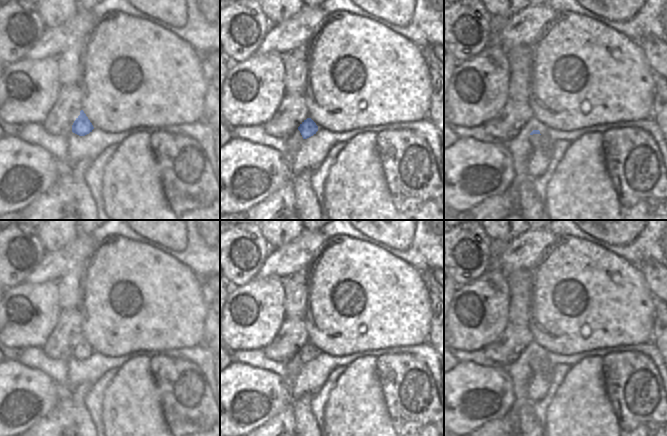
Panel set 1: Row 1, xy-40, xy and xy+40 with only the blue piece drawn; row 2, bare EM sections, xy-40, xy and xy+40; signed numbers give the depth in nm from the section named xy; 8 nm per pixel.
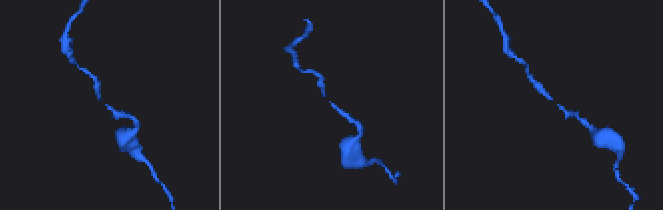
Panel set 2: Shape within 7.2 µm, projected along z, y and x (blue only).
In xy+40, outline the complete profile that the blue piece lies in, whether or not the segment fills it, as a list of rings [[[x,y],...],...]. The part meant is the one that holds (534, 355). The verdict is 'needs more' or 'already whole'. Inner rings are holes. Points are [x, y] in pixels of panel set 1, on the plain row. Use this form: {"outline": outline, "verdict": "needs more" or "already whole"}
{"outline": [[[533,354],[530,357],[530,359],[531,360],[529,362],[529,365],[530,365],[532,371],[535,373],[535,372],[537,372],[539,370],[542,360],[540,359],[540,355],[539,354]]], "verdict": "needs more"}

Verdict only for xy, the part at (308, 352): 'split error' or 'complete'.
complete

